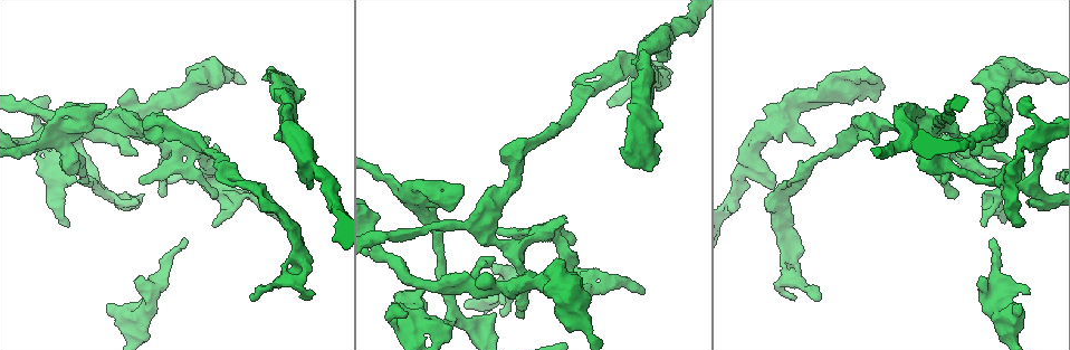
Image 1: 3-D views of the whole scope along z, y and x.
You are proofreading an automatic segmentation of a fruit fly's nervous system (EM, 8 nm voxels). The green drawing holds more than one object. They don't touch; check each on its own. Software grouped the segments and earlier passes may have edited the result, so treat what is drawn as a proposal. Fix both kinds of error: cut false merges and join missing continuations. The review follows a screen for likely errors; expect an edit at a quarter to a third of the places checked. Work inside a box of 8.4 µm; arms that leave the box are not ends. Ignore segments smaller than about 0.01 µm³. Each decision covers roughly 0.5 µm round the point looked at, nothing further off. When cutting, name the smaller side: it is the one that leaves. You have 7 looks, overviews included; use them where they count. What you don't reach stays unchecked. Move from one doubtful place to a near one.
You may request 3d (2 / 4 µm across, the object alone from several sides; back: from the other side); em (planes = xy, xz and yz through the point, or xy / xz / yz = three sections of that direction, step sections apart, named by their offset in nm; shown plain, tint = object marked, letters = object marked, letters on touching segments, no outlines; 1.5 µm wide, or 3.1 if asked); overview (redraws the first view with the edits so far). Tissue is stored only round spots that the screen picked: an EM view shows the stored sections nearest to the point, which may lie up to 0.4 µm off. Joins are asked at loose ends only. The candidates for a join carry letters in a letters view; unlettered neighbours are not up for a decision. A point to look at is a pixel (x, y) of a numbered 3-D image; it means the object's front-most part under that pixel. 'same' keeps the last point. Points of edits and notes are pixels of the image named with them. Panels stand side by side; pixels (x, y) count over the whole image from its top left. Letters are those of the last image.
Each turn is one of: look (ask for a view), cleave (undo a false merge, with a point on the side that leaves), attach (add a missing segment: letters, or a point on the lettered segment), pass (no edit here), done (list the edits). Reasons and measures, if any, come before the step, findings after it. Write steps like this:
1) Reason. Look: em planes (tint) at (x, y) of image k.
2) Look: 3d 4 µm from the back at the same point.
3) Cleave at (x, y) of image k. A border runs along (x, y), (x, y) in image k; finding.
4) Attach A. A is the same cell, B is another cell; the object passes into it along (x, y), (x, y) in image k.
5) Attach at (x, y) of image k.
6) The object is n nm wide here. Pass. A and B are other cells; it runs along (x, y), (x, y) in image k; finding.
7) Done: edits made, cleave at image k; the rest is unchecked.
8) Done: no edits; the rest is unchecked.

Thick end. Look: 3d 2 µm at (866, 95) of image 1.

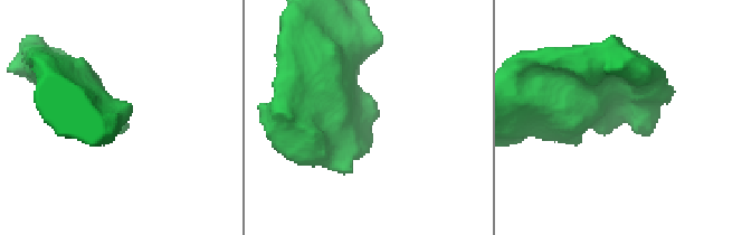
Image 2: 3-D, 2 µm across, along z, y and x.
Shape alone is not enough. Look: em planes (letters) at (373, 121) of image 2.

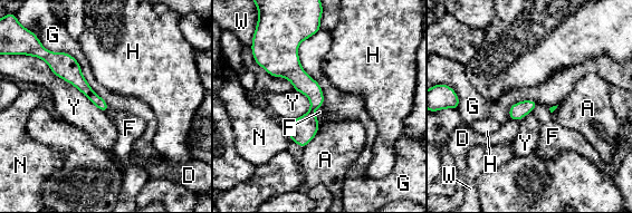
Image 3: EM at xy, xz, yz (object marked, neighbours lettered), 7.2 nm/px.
The longest contact is with Y, 600 nm. Pass. A, D, F, G, H, N, W and Y are other cells; a border runs along (322, 105), (315, 112), (316, 117) in image 3; no lettered segment goes on from it.

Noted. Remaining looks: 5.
Tapers out. Look: em planes (letters) at (519, 315) of image 1.

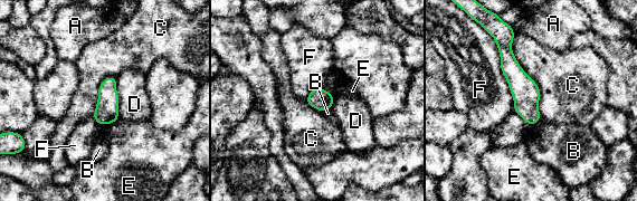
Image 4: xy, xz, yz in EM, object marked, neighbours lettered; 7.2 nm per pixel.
The object is 160 nm wide here. Pass. A, B, C, D, E and F are other cells; a border runs along (514, 35), (541, 117) in image 4; none of them fits.

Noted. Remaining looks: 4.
Free end. Look: 3d 2 µm at (1021, 223) of image 1.

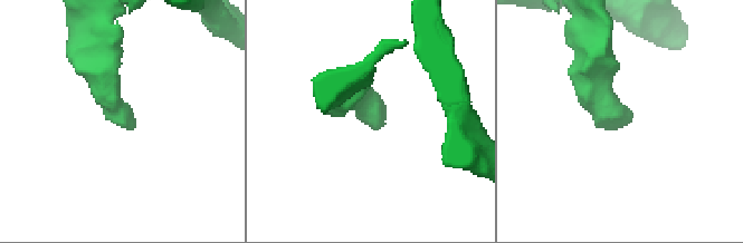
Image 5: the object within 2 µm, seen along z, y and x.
Now the EM. Look: em planes (plain) at (384, 113) of image 5.

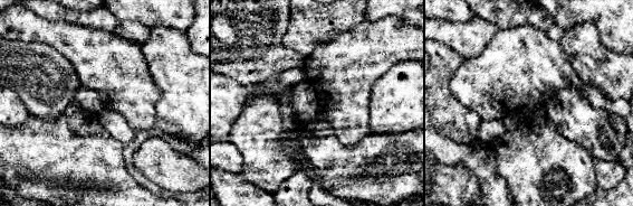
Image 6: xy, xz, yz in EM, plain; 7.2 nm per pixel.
What lies round it. Look: em planes (letters) at the same point.

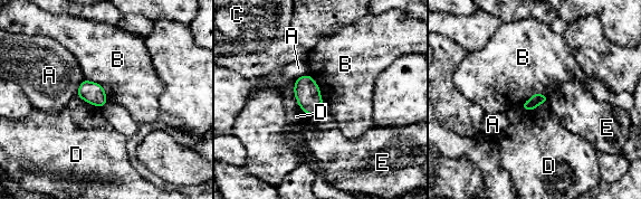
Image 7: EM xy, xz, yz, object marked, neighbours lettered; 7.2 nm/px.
Pass. A, B, C, D and E are other cells; a border runs along (547, 95), (534, 93), (522, 107) in image 7; none of them fits.

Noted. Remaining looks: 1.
Done: no edits; the rest is unchecked.

